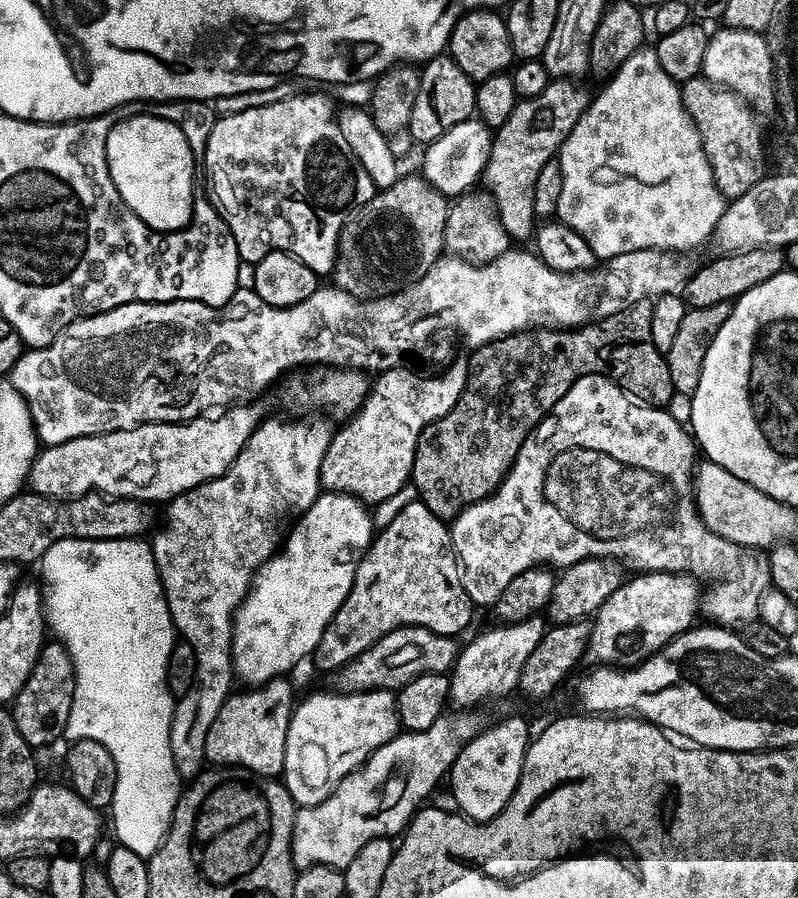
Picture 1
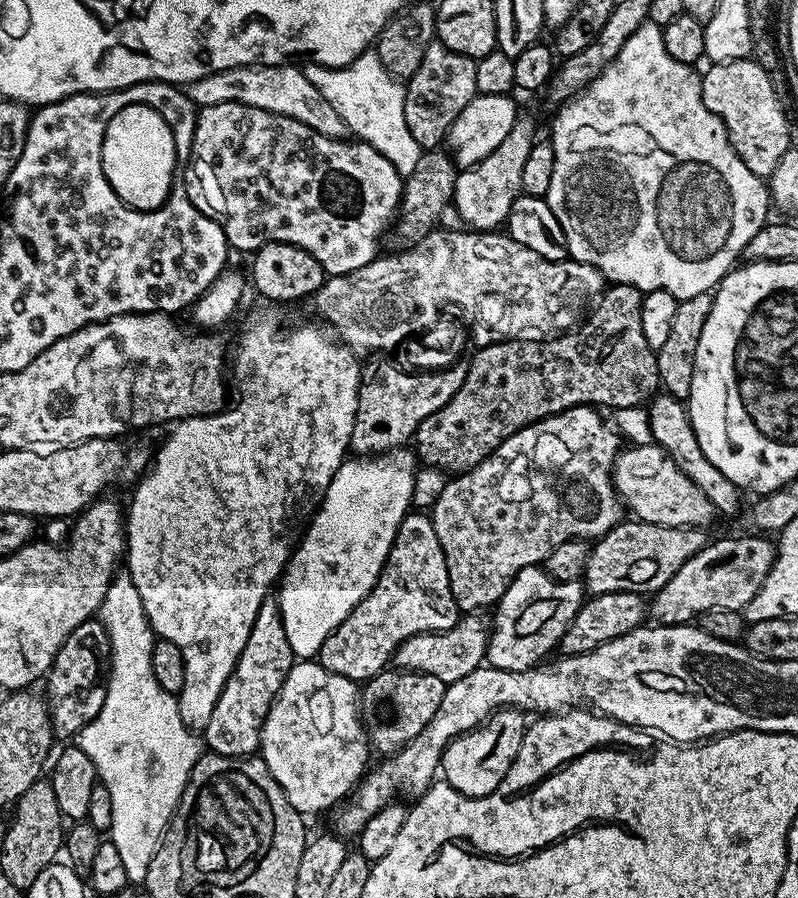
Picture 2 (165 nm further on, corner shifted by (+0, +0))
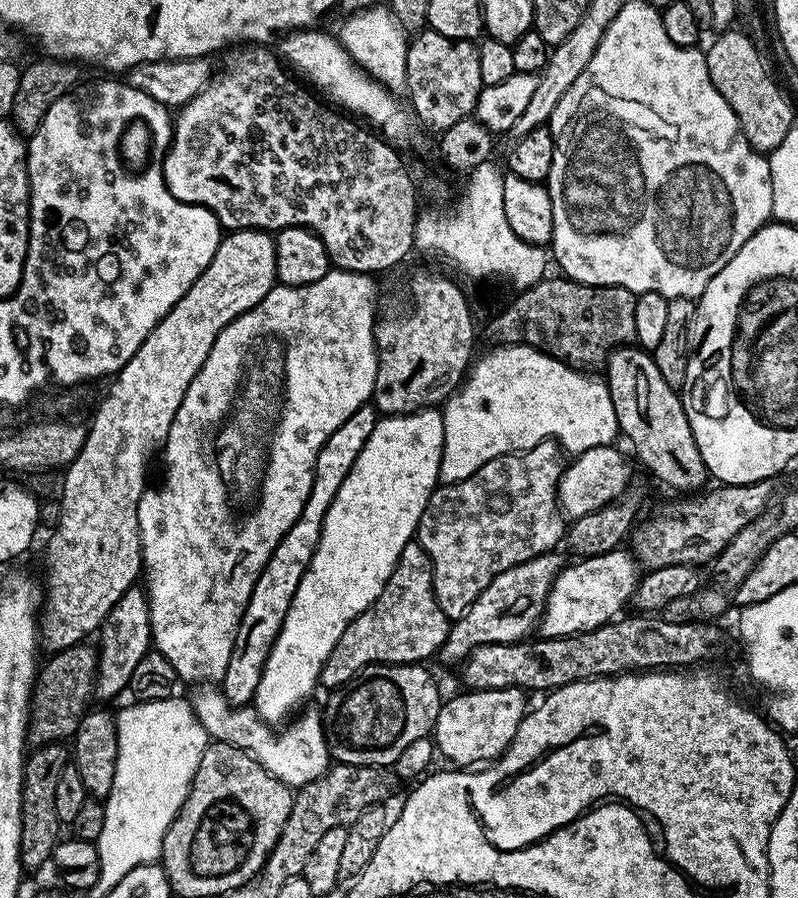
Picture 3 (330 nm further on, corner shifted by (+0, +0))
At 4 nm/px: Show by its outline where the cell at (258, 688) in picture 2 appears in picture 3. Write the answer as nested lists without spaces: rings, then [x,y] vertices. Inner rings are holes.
[[[371,403],[358,406],[358,410],[354,410],[354,414],[350,414],[350,418],[346,418],[346,422],[342,422],[342,426],[338,426],[338,430],[330,434],[330,438],[326,438],[322,450],[318,450],[310,498],[306,498],[306,506],[302,506],[302,514],[298,514],[294,526],[290,526],[282,542],[274,546],[270,562],[266,562],[258,582],[254,582],[254,594],[250,594],[250,602],[238,626],[234,650],[230,650],[230,663],[226,665],[226,674],[222,681],[224,699],[229,705],[248,706],[253,703],[272,644],[278,638],[280,627],[286,618],[286,610],[290,610],[290,602],[298,590],[298,582],[306,574],[314,558],[314,550],[318,550],[322,526],[334,502],[334,494],[338,494],[338,486],[346,482],[346,474],[350,474],[358,454],[362,454],[362,446],[366,446],[366,438],[370,438],[377,419],[378,413]]]

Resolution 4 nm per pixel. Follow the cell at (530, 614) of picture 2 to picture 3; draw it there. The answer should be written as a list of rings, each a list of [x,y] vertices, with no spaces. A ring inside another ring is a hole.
[[[623,547],[606,554],[585,556],[576,563],[580,564],[569,563],[556,575],[538,625],[541,637],[576,636],[616,620],[624,612],[624,603],[627,605],[631,601],[642,579],[641,565],[631,551]]]

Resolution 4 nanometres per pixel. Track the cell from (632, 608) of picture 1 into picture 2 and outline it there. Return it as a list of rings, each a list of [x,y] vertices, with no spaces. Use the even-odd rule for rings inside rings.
[[[767,535],[728,536],[725,540],[713,539],[704,545],[694,558],[682,562],[682,570],[666,582],[651,597],[650,616],[653,621],[665,624],[692,624],[703,612],[712,608],[725,608],[740,612],[762,590],[766,574],[770,574],[776,560],[777,545]]]

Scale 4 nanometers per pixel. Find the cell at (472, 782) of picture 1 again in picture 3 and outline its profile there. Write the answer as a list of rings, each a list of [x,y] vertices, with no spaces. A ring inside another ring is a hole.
[[[518,688],[502,690],[461,691],[461,696],[452,696],[440,705],[440,713],[434,729],[434,748],[449,760],[452,766],[484,766],[503,756],[514,742],[518,726],[526,715],[525,693]]]

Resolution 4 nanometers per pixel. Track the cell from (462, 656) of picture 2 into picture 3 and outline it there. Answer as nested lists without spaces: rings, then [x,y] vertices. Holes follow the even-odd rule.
[[[559,551],[543,552],[513,568],[507,568],[495,576],[478,594],[478,598],[468,607],[466,614],[449,627],[448,637],[438,653],[438,660],[444,664],[463,665],[464,660],[478,646],[487,644],[518,644],[531,637],[540,623],[548,596],[552,593],[552,584],[566,560],[559,556]]]

